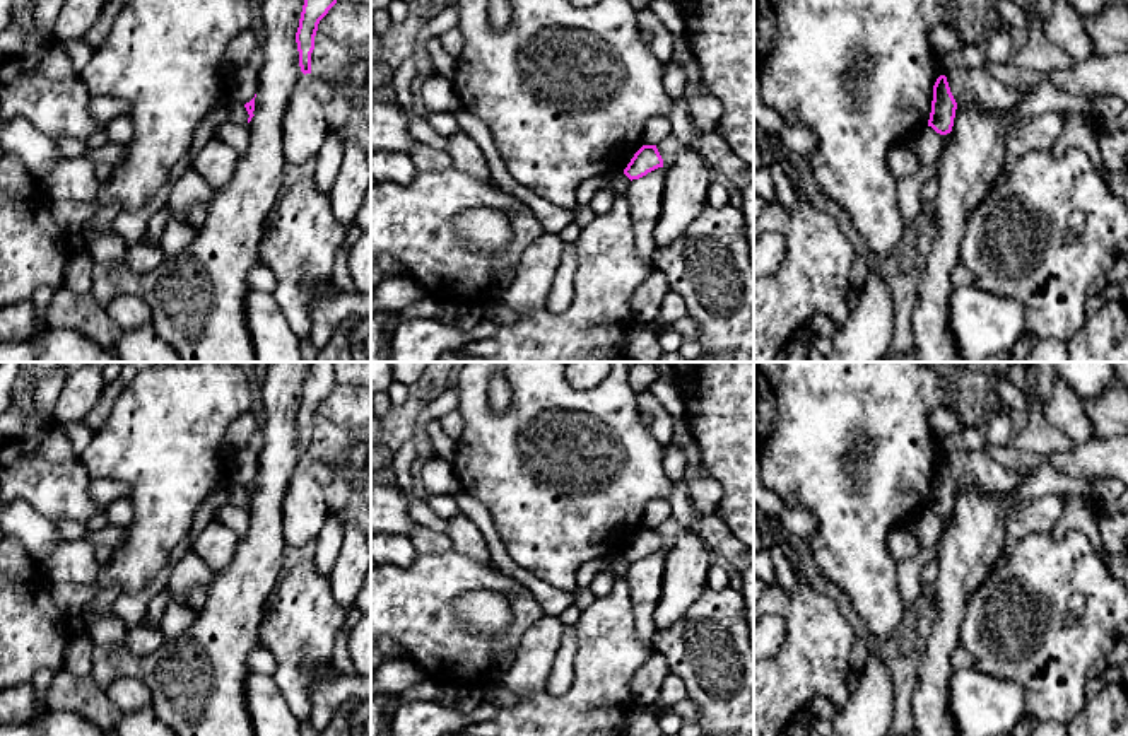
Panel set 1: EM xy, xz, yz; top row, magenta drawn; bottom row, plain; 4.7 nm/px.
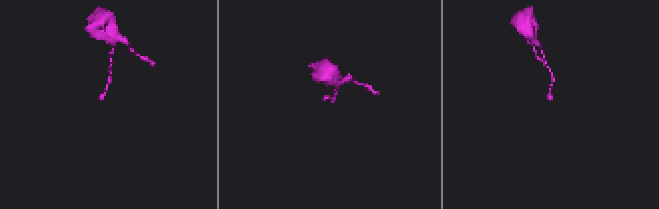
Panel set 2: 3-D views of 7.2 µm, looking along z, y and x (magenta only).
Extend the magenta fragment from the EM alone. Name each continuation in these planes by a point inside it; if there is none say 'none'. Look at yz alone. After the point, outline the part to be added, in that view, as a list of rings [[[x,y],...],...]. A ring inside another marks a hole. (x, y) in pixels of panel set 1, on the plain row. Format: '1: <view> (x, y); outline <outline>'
none

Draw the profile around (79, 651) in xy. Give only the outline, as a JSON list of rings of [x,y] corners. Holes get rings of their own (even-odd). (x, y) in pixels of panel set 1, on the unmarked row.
[[[87,632],[72,634],[65,649],[63,668],[77,676],[87,676],[92,671],[94,642]]]

